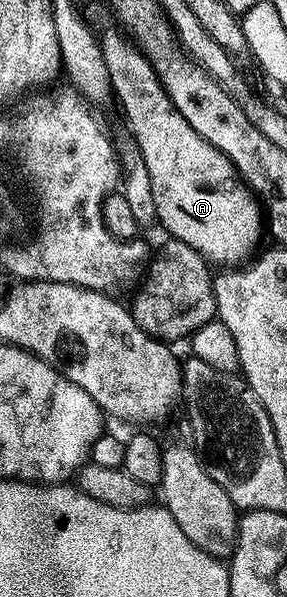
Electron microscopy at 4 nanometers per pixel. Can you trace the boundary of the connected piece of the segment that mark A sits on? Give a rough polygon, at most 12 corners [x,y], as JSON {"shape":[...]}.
{"shape":[[120,29],[100,31],[112,97],[158,223],[210,263],[263,238],[258,201]]}

